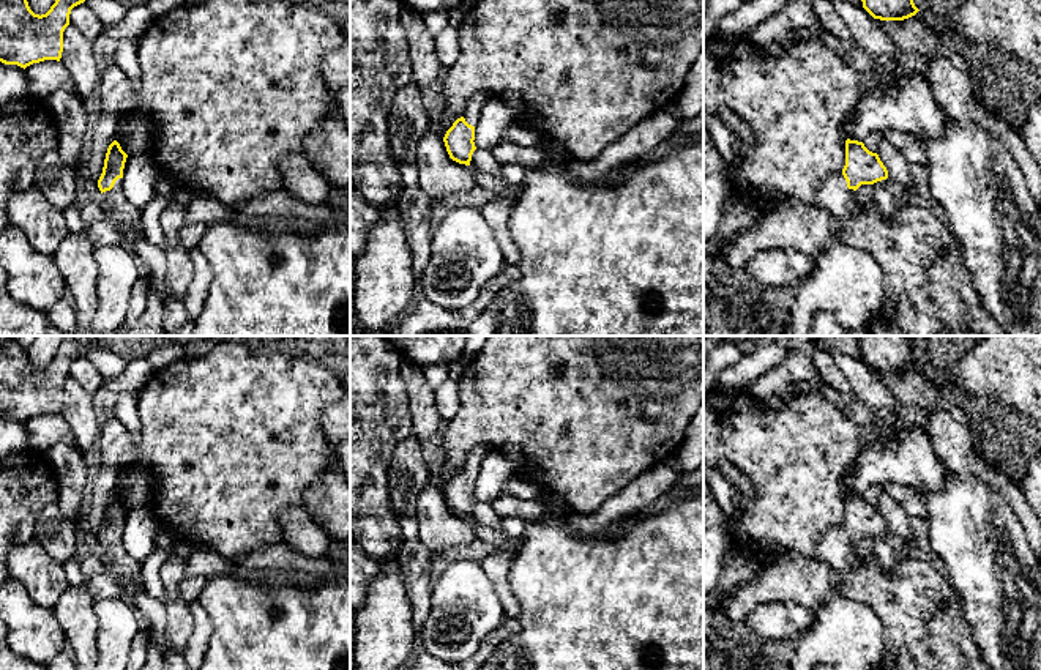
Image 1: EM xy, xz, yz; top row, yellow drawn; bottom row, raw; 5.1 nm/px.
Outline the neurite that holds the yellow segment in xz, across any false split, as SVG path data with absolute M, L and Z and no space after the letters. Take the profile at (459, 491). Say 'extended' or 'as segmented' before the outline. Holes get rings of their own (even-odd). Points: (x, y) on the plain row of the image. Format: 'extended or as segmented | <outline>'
extended | M475 446L467 457L465 467L457 471L446 484L443 495L450 511L459 517L470 519L475 500L475 479L481 463L489 451L484 446Z

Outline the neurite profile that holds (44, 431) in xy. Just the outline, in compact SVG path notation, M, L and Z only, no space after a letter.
M57 413L33 416L25 426L32 452L47 454L58 441L74 441L68 422Z

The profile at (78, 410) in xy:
M73 377L63 385L60 415L68 422L73 438L82 451L98 443L101 424L91 396Z

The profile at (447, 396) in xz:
M446 380L435 389L435 404L442 421L451 421L461 407L457 382Z

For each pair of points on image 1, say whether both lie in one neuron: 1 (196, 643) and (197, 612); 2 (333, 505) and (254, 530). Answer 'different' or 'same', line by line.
1: same
2: different

